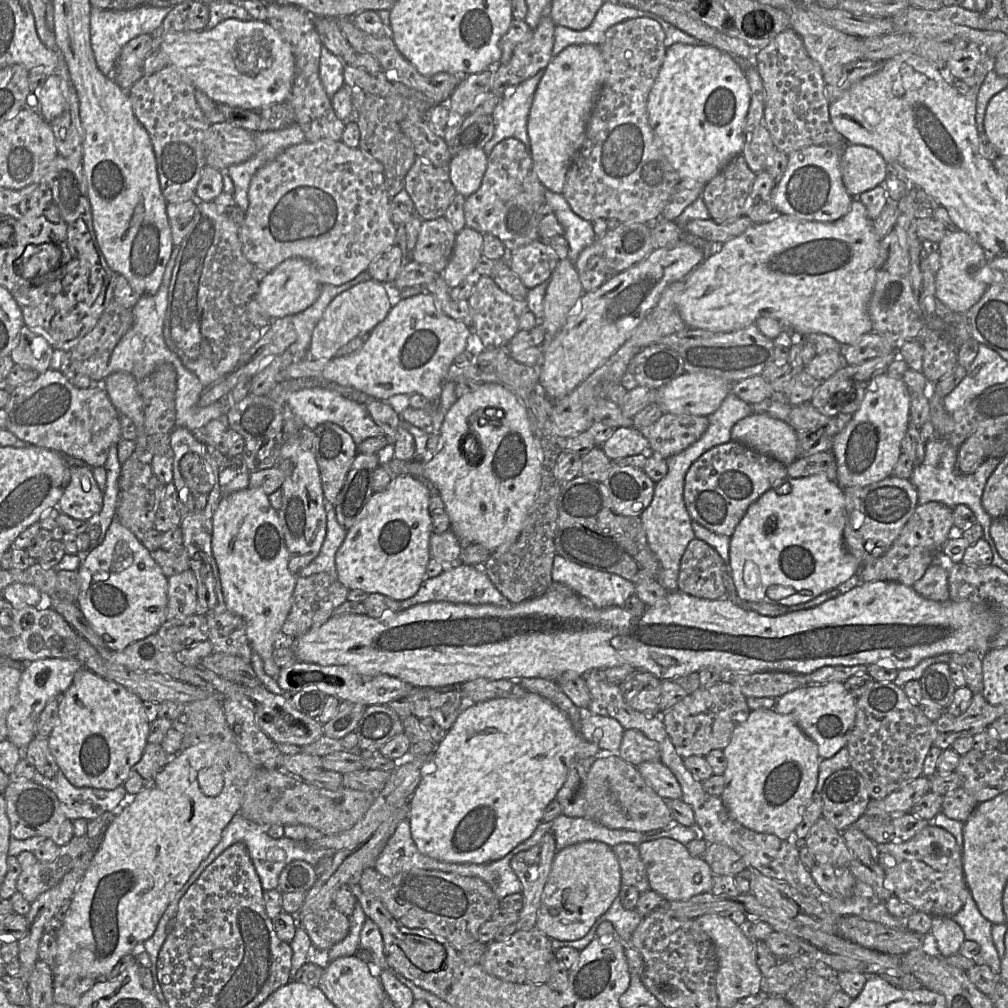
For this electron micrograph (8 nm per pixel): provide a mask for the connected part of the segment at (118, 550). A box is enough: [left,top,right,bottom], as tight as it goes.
[77,517,168,651]

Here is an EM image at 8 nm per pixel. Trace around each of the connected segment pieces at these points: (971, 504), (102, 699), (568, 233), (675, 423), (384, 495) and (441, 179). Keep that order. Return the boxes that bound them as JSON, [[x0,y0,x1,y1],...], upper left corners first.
[[909,436,1001,557],[48,667,149,790],[545,188,596,267],[639,413,708,459],[335,475,431,601],[405,156,457,220]]

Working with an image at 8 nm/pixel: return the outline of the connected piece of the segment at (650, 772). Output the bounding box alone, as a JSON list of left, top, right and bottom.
[637,761,681,799]

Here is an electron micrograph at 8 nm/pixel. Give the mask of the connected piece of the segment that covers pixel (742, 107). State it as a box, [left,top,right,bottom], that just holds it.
[647,43,750,184]

